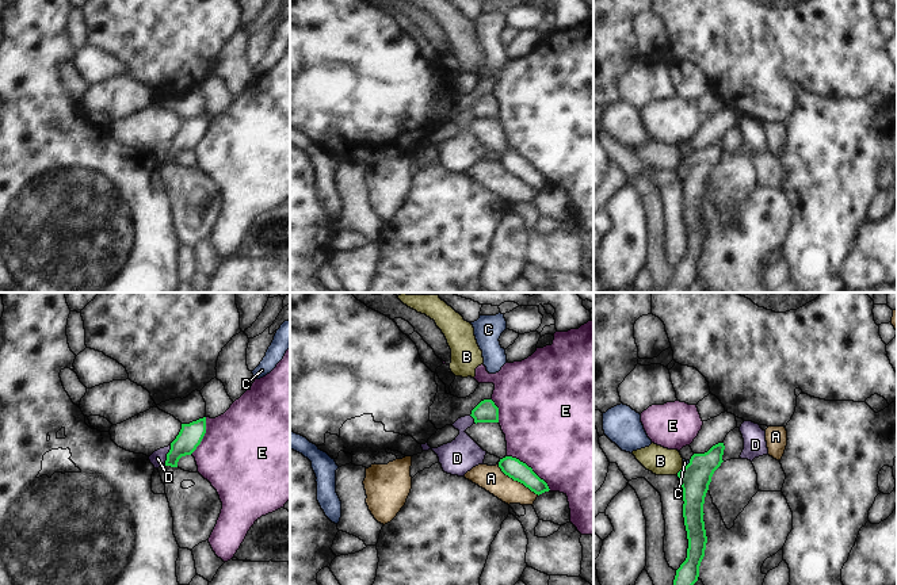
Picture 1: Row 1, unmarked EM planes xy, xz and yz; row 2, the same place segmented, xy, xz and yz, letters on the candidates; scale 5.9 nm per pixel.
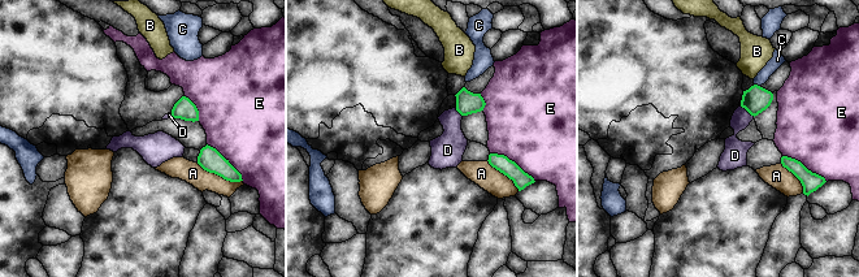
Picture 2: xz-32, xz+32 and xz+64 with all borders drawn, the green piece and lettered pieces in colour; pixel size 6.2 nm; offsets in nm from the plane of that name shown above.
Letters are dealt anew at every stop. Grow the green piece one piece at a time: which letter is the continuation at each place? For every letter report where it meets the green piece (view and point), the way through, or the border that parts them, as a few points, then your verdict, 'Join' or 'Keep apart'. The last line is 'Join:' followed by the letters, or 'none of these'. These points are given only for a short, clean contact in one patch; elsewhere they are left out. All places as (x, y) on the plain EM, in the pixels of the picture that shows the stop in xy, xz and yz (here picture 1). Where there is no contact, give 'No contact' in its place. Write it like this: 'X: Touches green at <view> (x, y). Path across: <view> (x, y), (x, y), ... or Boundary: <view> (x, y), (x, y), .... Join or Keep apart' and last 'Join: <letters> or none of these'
A: Touches green at xz (518, 178). Boundary: xz (497, 161), (506, 171), (538, 191). Keep apart
B: Touches green at yz (679, 168). Boundary: yz (683, 164), (676, 171). Keep apart
C: Touches green at yz (687, 161). Path across: yz (695, 174), (695, 169), (687, 161), (684, 159). Join
D: Touches green at xy (167, 152). Boundary: xy (171, 142), (164, 161). Keep apart
E: Touches green at xz (527, 163). Keep apart
Join: C.

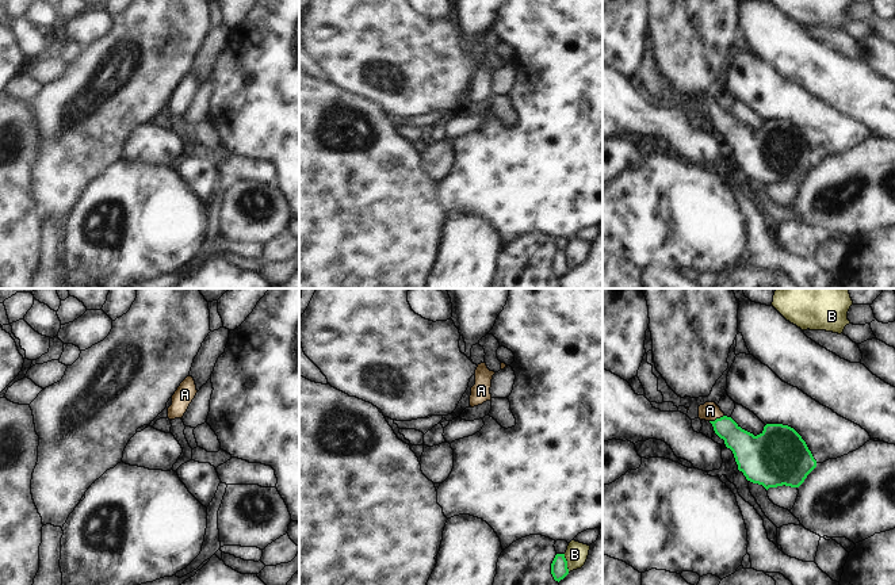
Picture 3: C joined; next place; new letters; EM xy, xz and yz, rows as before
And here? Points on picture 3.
A: Touches green at yz (716, 115). Path across: yz (746, 144), (716, 115), (710, 107). Join
B: Touches green at xz (566, 260). Keep apart
Join: A.

